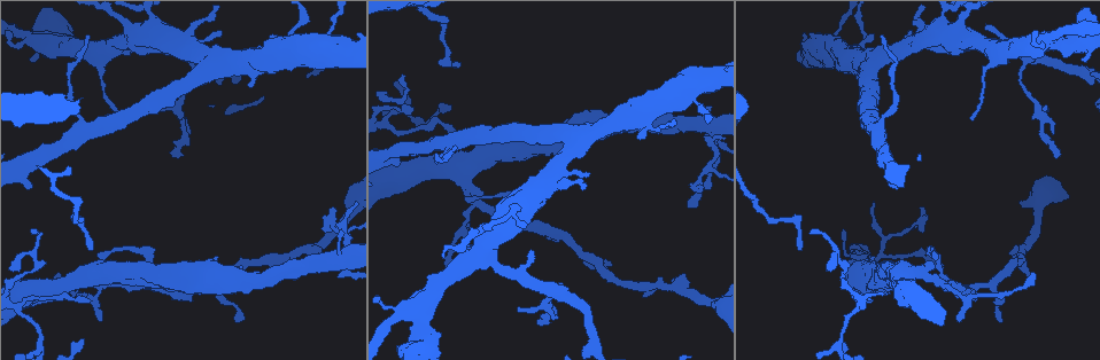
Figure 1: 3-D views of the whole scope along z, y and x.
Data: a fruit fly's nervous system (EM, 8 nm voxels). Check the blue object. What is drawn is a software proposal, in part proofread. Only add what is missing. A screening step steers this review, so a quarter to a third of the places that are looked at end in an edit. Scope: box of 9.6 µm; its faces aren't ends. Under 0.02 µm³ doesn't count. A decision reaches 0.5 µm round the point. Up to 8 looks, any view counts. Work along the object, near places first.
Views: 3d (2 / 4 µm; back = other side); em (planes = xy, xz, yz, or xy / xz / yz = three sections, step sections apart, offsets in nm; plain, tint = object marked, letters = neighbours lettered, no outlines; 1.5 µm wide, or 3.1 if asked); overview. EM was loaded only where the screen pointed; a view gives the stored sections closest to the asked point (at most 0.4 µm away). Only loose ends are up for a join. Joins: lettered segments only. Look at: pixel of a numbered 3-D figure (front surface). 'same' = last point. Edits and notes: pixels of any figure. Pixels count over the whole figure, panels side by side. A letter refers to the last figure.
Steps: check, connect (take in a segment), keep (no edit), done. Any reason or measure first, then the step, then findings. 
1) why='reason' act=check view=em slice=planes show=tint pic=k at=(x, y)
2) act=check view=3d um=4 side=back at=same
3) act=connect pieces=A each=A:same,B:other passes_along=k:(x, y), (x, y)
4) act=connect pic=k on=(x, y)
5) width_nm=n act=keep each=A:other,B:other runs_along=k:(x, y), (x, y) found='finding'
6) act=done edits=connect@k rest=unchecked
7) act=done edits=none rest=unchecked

why='branch stops here' act=check view=3d um=2 side=back pic=1 at=(811, 234)

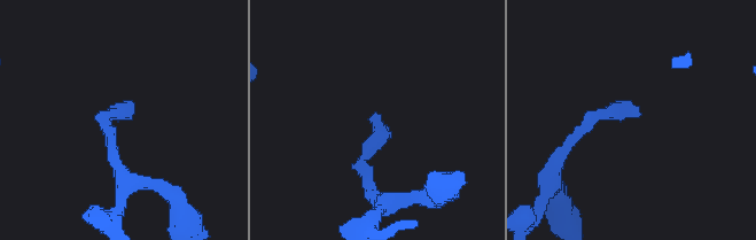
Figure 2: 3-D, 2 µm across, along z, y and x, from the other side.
why='now the EM' act=check view=em slice=xz step=4 show=letters pic=2 at=(115, 108)

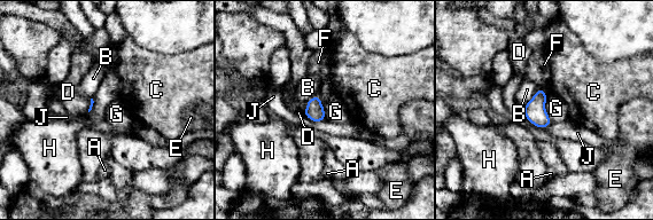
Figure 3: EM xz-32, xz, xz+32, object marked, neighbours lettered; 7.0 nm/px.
act=keep each=A:other,B:other,C:other,D:other,E:other,F:other,G:other,H:other,J:other border=3:(547, 96), (545, 112), (552, 122) found='none of them fits'

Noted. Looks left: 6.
why='an open end' act=check view=em slice=planes show=tint pic=1 at=(236, 321)

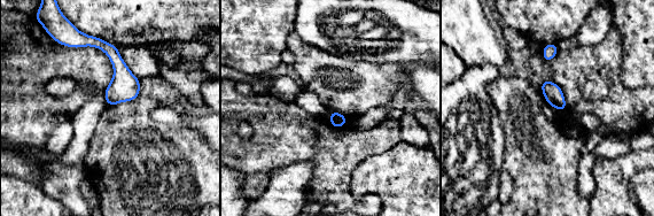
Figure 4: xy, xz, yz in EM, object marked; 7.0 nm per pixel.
act=check view=em slice=planes show=letters at=same

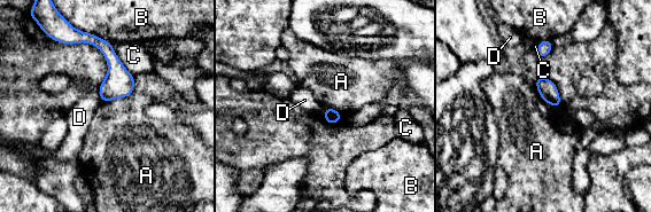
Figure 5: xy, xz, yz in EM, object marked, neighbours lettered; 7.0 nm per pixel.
act=keep each=A:other,B:other,C:other,D:other border=5:(134, 89), (130, 95), (101, 102) found='none of them fits'

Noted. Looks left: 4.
why='free end' act=check view=em slice=yz step=4 show=tint pic=1 at=(57, 272)

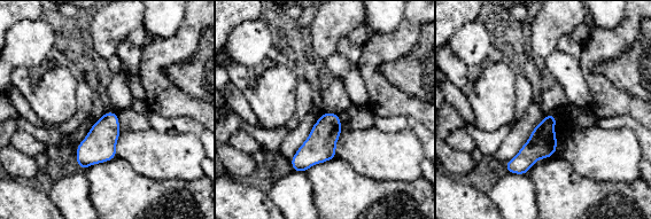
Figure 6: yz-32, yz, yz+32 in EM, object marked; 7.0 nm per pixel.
why='another direction' act=check view=em slice=xz step=8 show=letters at=same

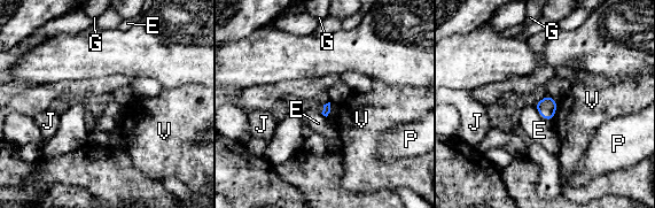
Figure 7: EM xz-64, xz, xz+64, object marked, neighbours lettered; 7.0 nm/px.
act=keep each=E:other,G:other,J:other,P:other,V:other border=7:(330, 104), (330, 110), (326, 116) found='no lettered segment goes on from it'

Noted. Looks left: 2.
act=done edits=none rest=unchecked

